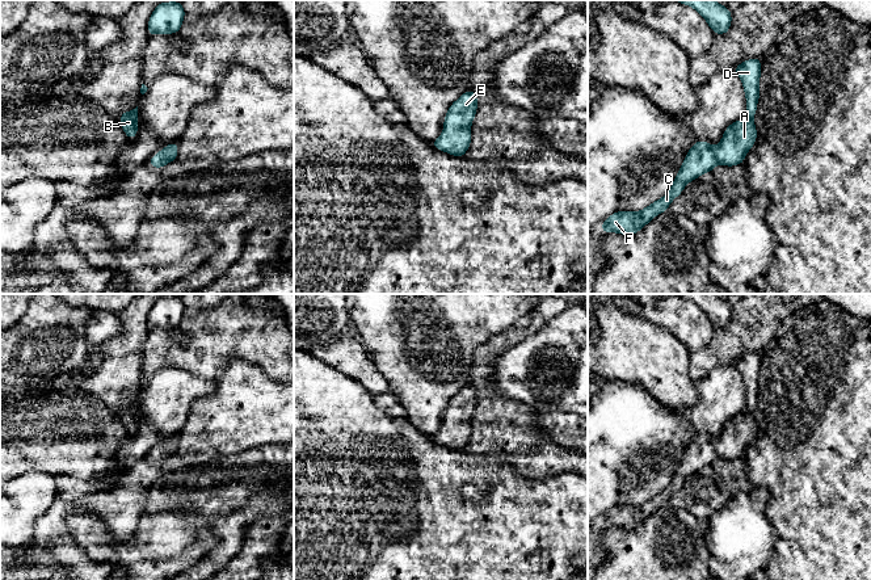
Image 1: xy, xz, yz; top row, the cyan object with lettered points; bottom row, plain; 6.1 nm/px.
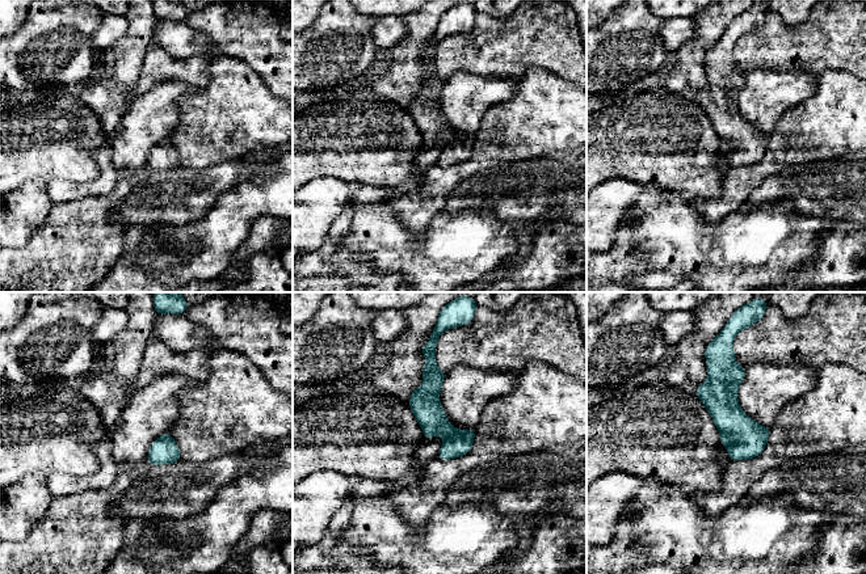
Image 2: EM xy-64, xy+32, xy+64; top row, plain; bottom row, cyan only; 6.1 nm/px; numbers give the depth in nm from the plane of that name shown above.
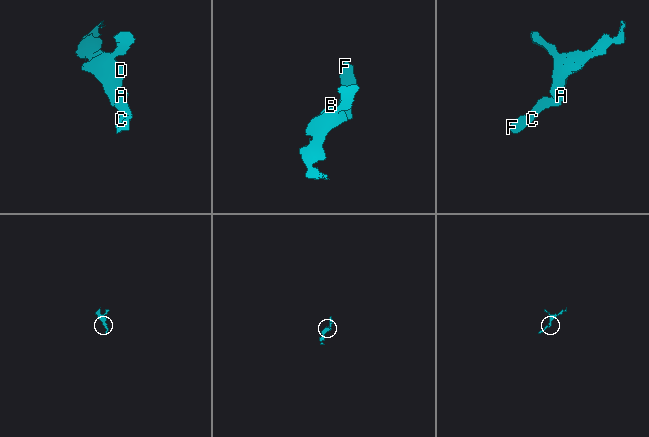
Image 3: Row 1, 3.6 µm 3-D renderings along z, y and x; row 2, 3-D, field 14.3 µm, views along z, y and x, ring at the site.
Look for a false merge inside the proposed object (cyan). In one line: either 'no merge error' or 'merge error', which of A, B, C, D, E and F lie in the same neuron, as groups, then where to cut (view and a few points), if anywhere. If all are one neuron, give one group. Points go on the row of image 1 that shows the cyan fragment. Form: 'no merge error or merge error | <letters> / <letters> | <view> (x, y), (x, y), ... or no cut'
no merge error | A B C D E F | no cut

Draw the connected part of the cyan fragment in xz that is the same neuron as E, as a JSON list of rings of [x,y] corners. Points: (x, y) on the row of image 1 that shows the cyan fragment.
[[[468,89],[449,108],[442,134],[432,144],[453,156],[464,156],[471,144],[472,133],[470,126],[477,109],[477,96]]]

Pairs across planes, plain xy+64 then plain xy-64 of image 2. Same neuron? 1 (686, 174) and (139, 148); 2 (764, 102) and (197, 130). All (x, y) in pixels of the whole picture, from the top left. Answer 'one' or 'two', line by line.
1: two
2: two

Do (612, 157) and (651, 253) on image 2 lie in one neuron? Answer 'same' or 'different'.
different

